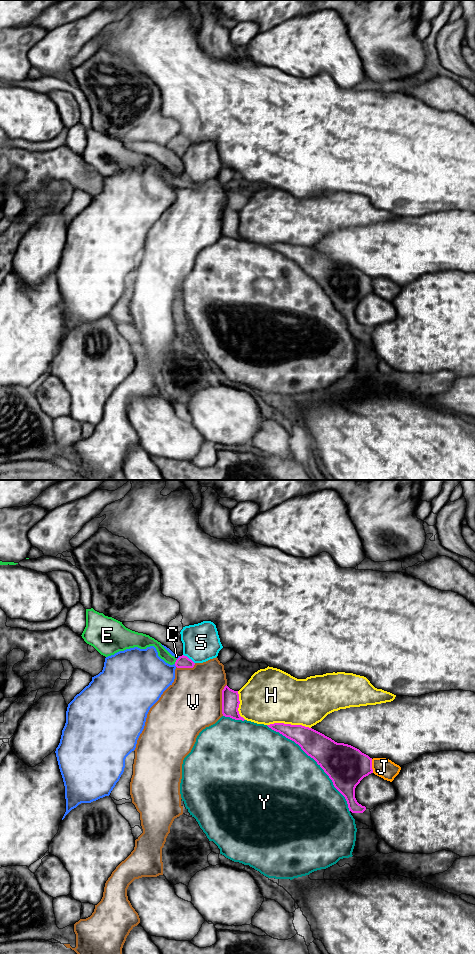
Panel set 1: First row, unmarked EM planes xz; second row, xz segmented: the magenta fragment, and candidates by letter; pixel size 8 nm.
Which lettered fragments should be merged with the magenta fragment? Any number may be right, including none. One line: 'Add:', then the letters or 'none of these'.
Add: E

